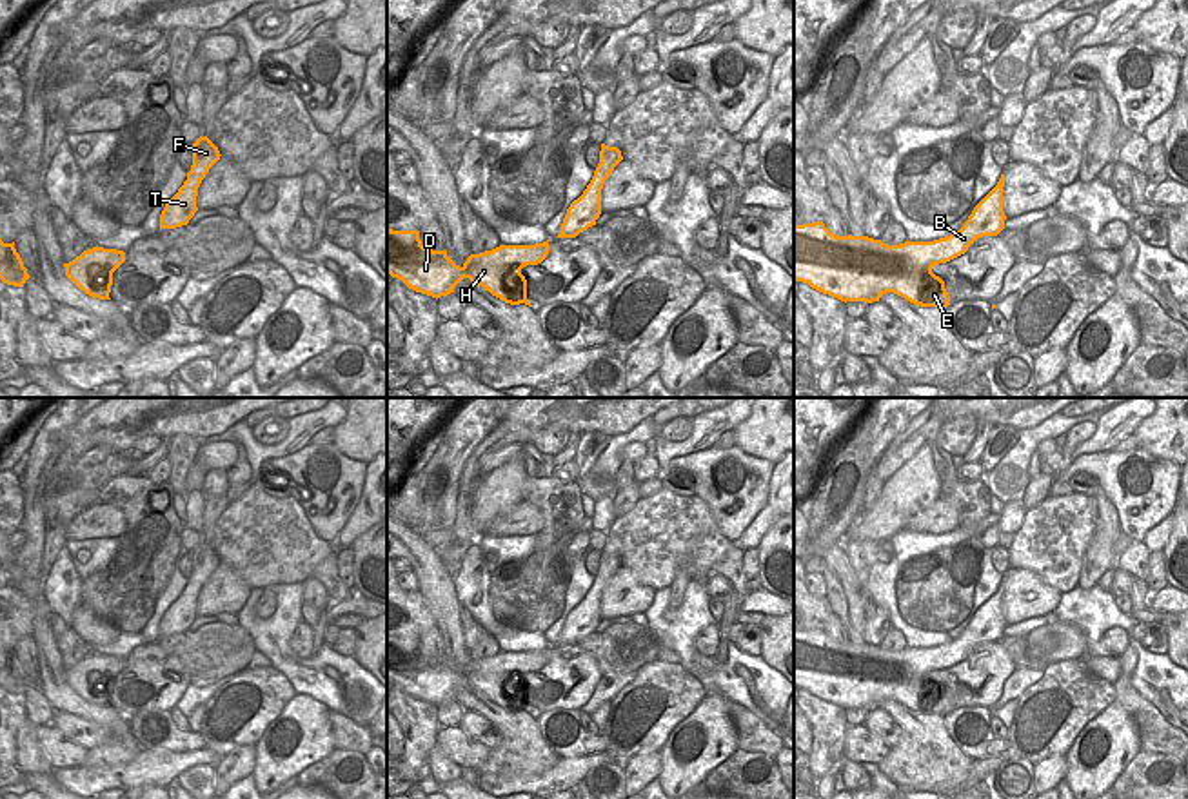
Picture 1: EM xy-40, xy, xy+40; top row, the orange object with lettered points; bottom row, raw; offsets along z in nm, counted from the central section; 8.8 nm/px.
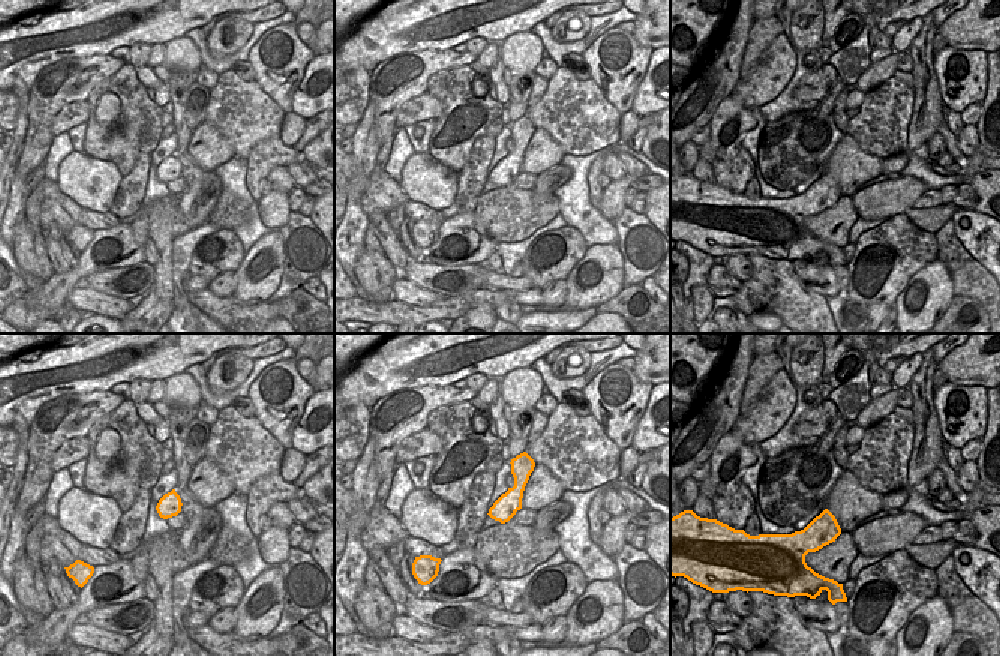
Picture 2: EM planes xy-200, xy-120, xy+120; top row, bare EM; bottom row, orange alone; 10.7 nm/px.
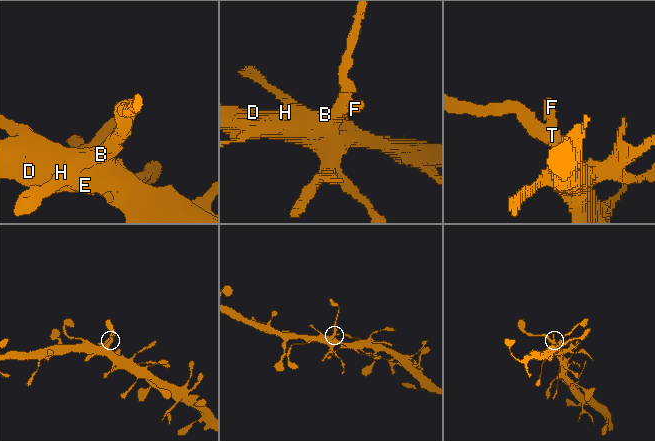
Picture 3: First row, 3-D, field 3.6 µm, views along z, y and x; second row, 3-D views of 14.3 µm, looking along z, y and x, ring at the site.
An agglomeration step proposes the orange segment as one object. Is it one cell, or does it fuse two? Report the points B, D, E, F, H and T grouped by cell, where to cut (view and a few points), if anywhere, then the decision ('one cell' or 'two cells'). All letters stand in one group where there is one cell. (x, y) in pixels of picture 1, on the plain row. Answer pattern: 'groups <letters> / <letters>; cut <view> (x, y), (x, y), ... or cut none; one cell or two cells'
groups B D E H / F T; cut xy+40 (970, 621), (980, 640), (996, 641); two cells

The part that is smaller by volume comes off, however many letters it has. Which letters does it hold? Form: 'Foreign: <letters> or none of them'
Foreign: F, T

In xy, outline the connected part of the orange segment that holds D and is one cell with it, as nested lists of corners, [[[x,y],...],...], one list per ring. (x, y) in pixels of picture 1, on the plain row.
[[[387,636],[387,679],[409,695],[441,705],[469,685],[505,710],[532,714],[527,706],[527,686],[521,676],[541,670],[549,661],[549,648],[534,652],[500,652],[492,657],[470,661],[460,674],[447,657],[423,654],[420,637]]]

